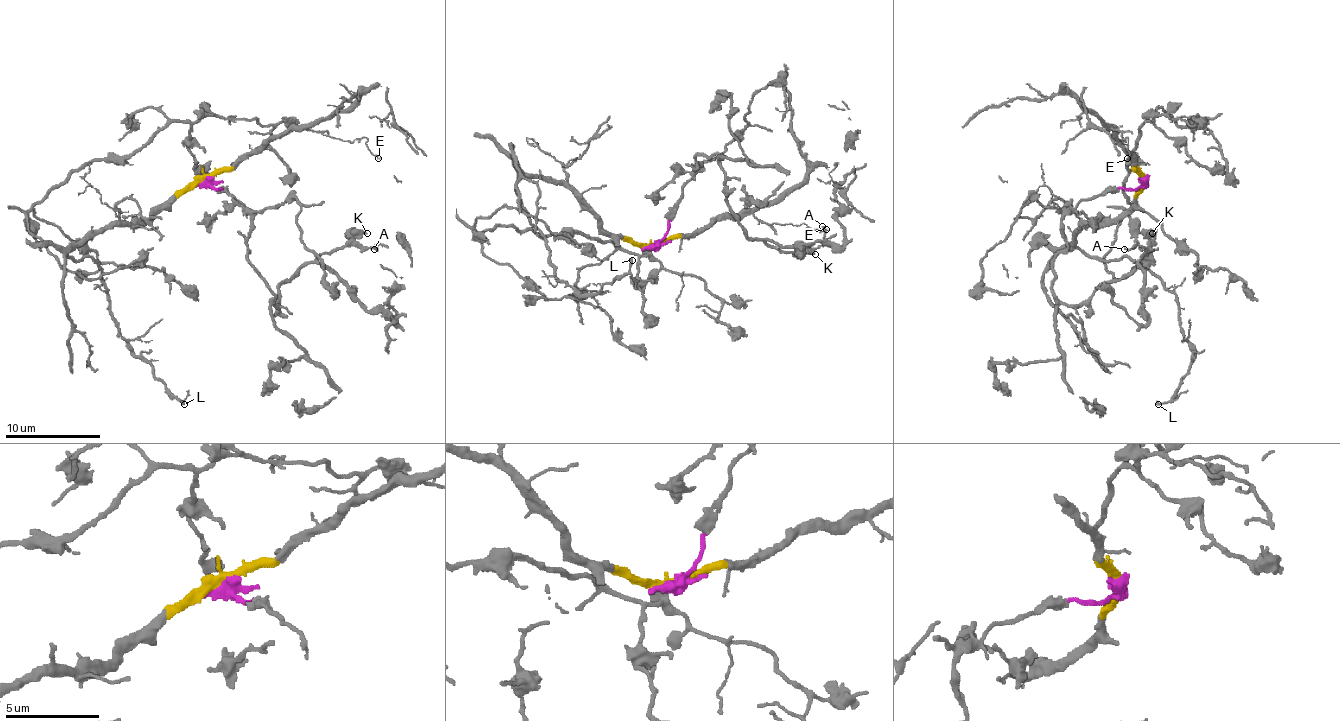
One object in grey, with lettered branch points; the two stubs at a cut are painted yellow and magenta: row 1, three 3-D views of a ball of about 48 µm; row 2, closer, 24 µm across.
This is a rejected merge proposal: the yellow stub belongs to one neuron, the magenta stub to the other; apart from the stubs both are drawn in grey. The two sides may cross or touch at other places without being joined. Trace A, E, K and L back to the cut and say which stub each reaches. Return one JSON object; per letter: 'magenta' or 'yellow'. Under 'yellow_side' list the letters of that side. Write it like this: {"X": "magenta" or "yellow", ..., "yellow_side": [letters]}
{"A": "magenta", "E": "yellow", "K": "magenta", "L": "yellow", "yellow_side": ["E", "L"]}

